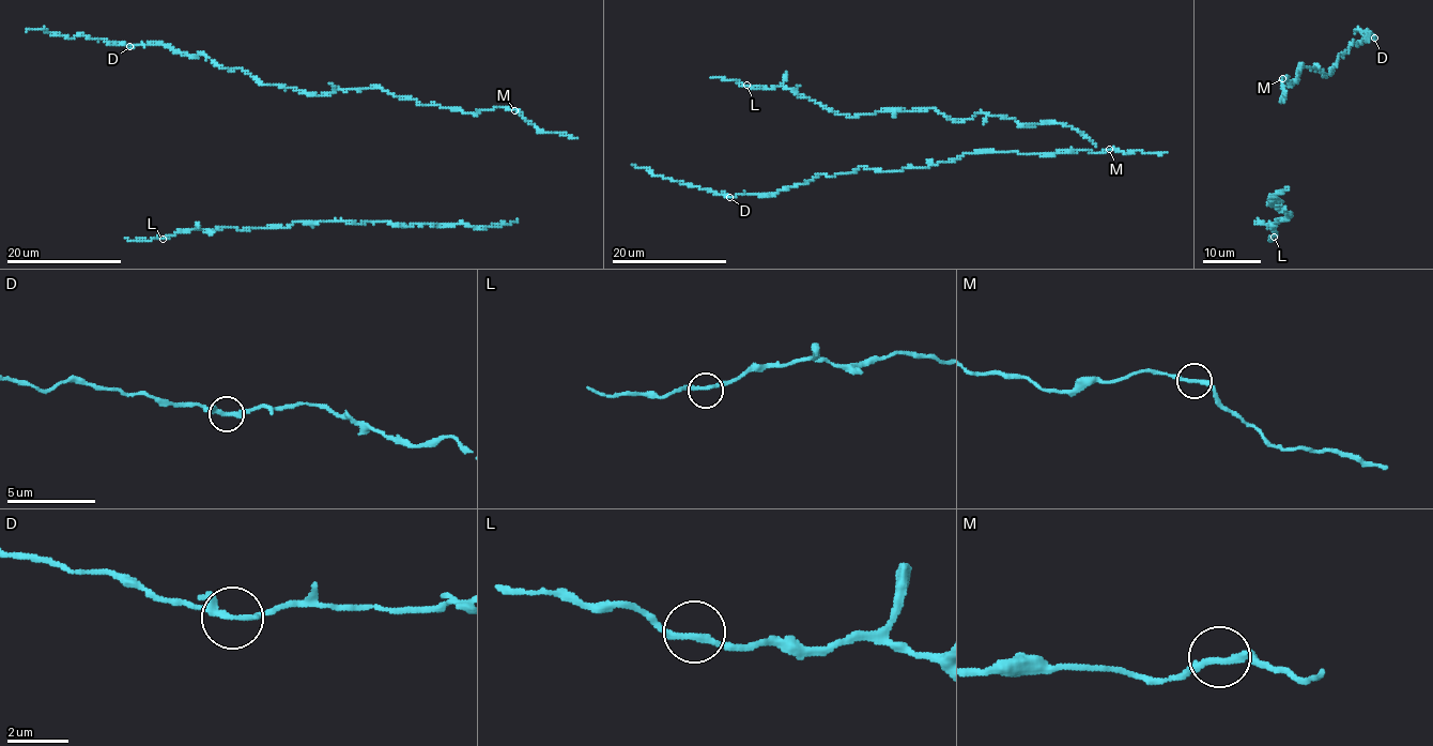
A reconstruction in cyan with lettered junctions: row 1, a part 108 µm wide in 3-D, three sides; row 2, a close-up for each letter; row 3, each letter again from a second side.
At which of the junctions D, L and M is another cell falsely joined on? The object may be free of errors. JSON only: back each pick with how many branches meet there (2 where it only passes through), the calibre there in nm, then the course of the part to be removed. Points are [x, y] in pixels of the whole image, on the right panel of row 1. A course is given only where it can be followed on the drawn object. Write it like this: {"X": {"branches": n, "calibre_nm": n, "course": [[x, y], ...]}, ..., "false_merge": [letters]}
{"D": {"branches": 2, "calibre_nm": 220, "course": [[1374, 37], [1357, 29], [1355, 33]]}, "false_merge": ["D"]}

